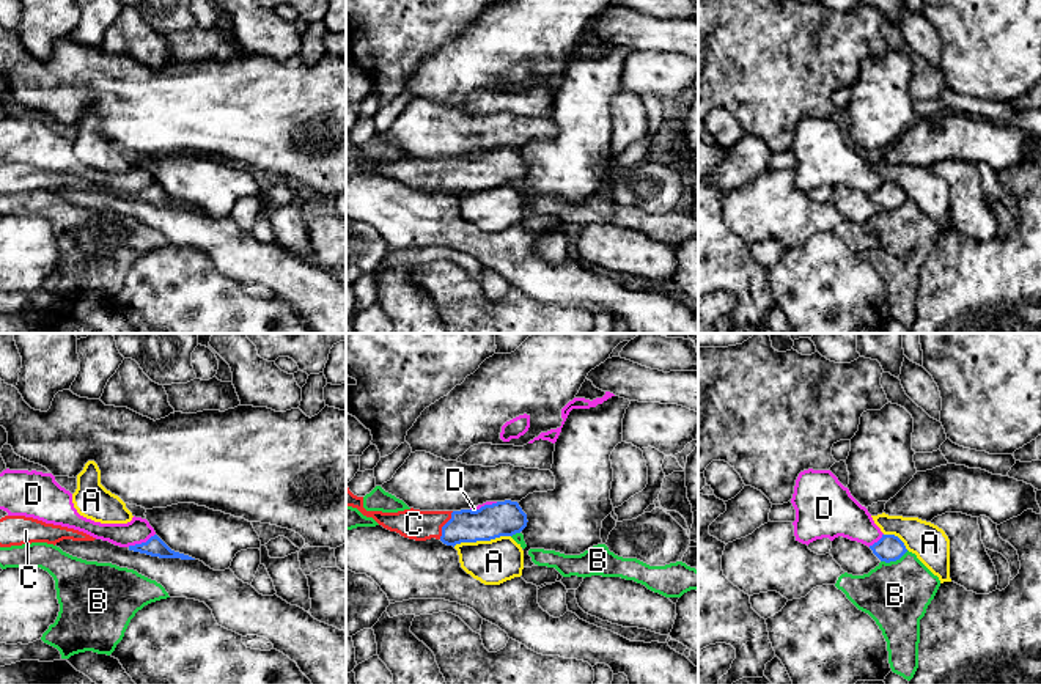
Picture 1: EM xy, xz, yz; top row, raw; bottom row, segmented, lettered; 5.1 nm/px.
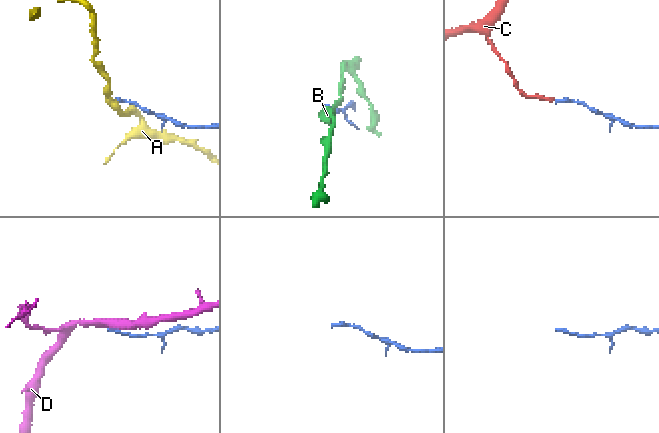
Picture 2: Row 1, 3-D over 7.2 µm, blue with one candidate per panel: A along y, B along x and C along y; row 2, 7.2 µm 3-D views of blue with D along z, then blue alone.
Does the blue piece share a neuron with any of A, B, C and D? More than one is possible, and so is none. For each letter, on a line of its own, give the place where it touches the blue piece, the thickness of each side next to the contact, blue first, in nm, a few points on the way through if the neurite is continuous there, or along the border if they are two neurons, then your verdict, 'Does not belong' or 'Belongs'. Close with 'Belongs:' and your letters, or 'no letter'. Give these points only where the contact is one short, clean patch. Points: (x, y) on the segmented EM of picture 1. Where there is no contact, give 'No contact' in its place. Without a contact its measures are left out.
A: Touches blue at xz (481, 540). Thickness 180 nm (blue) against 220 nm. Boundary: xz (510, 535), (461, 541), (453, 546). Does not belong
B: Touches blue at yz (893, 560). Thickness 140 nm (blue) against 340 nm. Does not belong
C: Touches blue at xz (444, 525). Thickness 180 nm (blue) against 160 nm. Path across: xz (492, 521), (481, 525), (444, 525), (414, 524). Belongs
D: Touches blue at xy (142, 543). Thickness 100 nm (blue) against 130 nm. Boundary: xy (154, 533), (145, 541), (128, 546). Does not belong
Belongs: C

